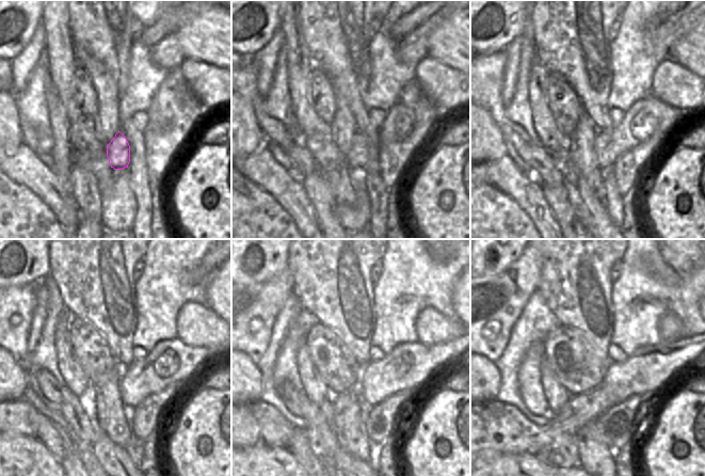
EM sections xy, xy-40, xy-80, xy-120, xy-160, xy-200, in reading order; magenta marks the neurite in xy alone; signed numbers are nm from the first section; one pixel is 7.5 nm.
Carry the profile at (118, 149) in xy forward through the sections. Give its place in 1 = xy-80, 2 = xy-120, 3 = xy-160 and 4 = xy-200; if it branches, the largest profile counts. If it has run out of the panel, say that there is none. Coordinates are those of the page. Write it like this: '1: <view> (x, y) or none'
1: xy-80 (649, 117)
2: xy-120 (172, 361)
3: xy-160 (410, 365)
4: xy-200 (645, 371)

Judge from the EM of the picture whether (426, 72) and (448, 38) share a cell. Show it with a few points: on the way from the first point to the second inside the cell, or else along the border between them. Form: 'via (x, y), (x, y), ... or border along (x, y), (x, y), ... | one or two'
border along (427, 56), (458, 69) | two

